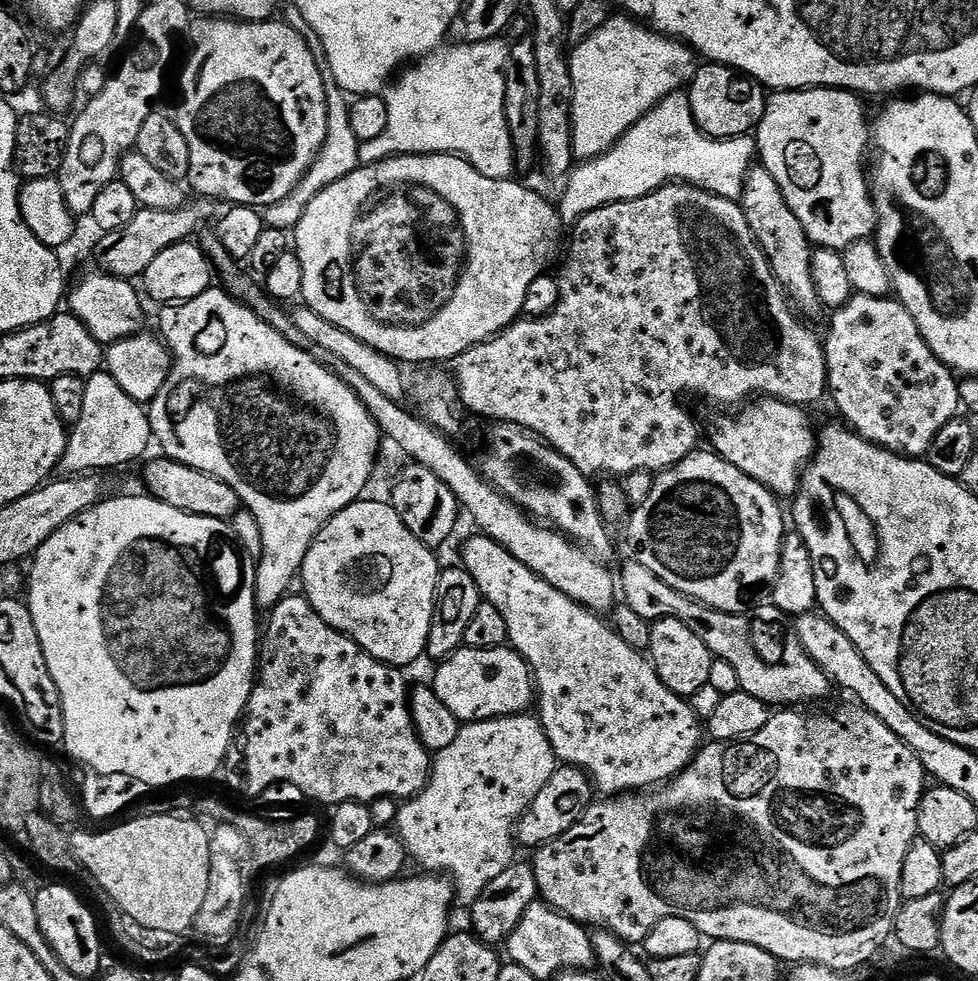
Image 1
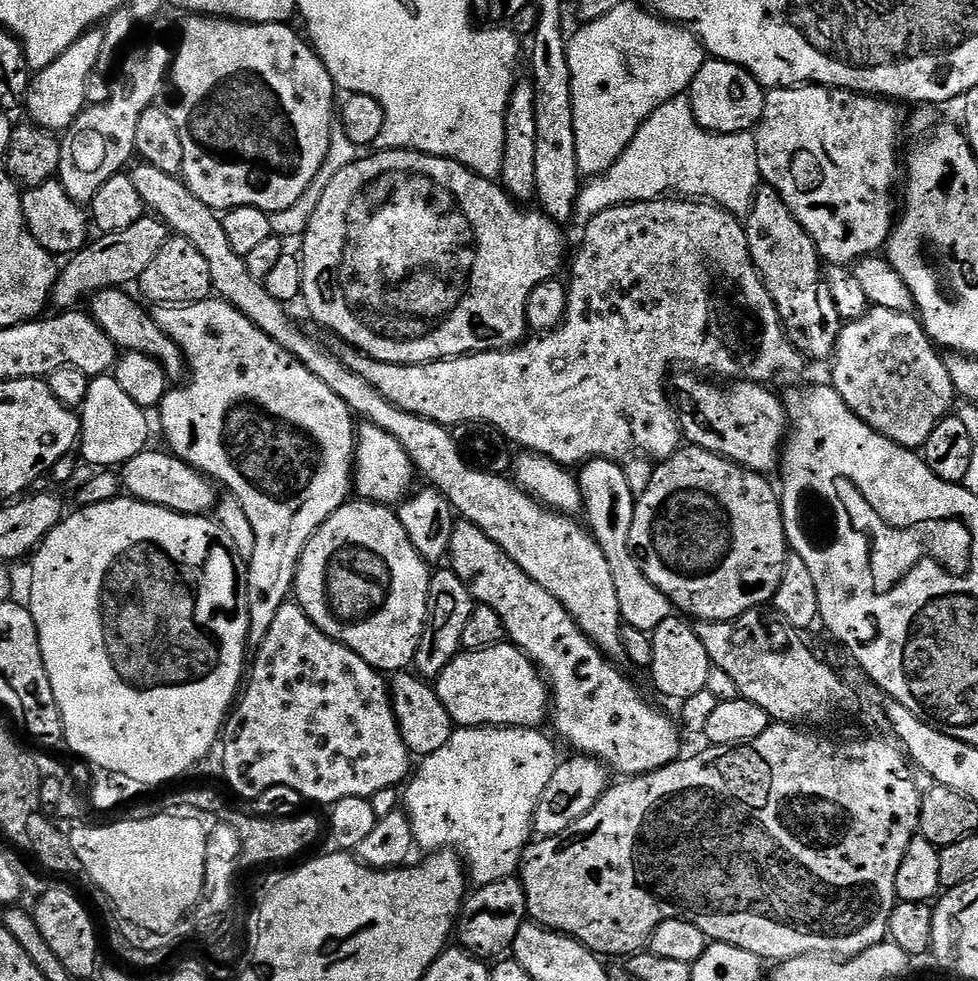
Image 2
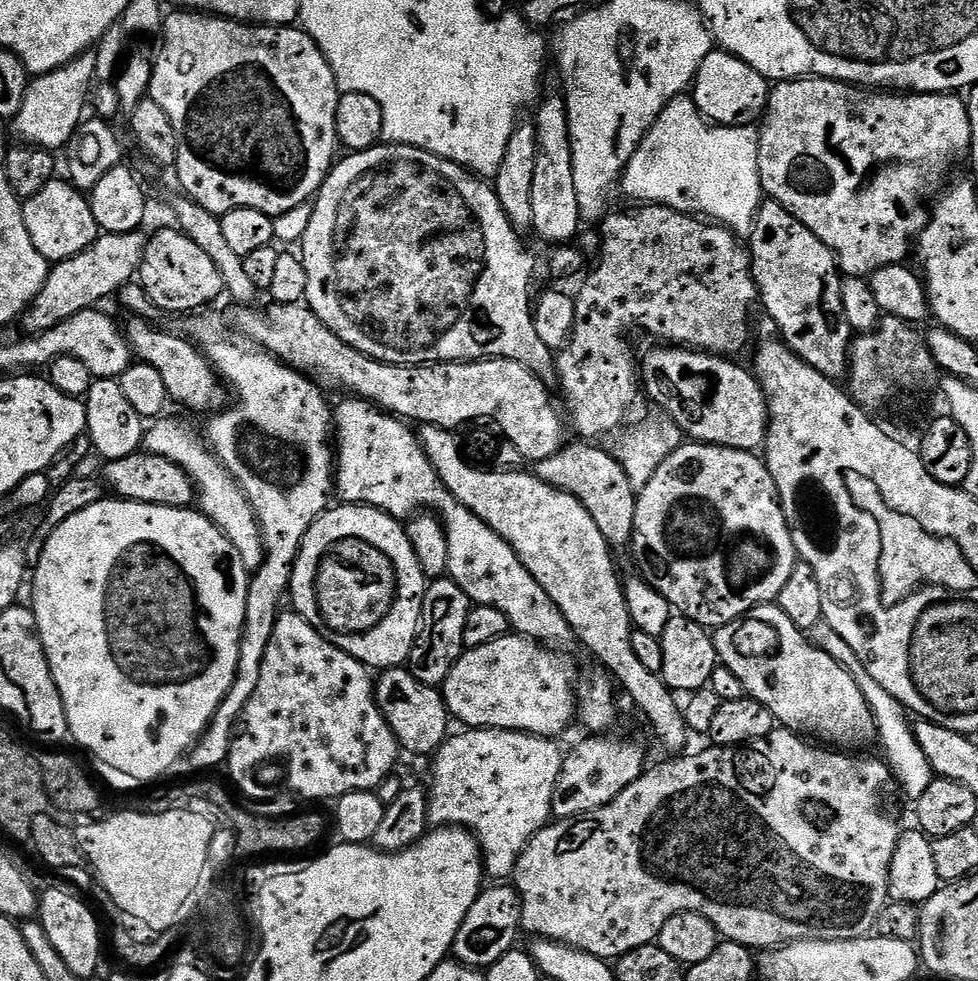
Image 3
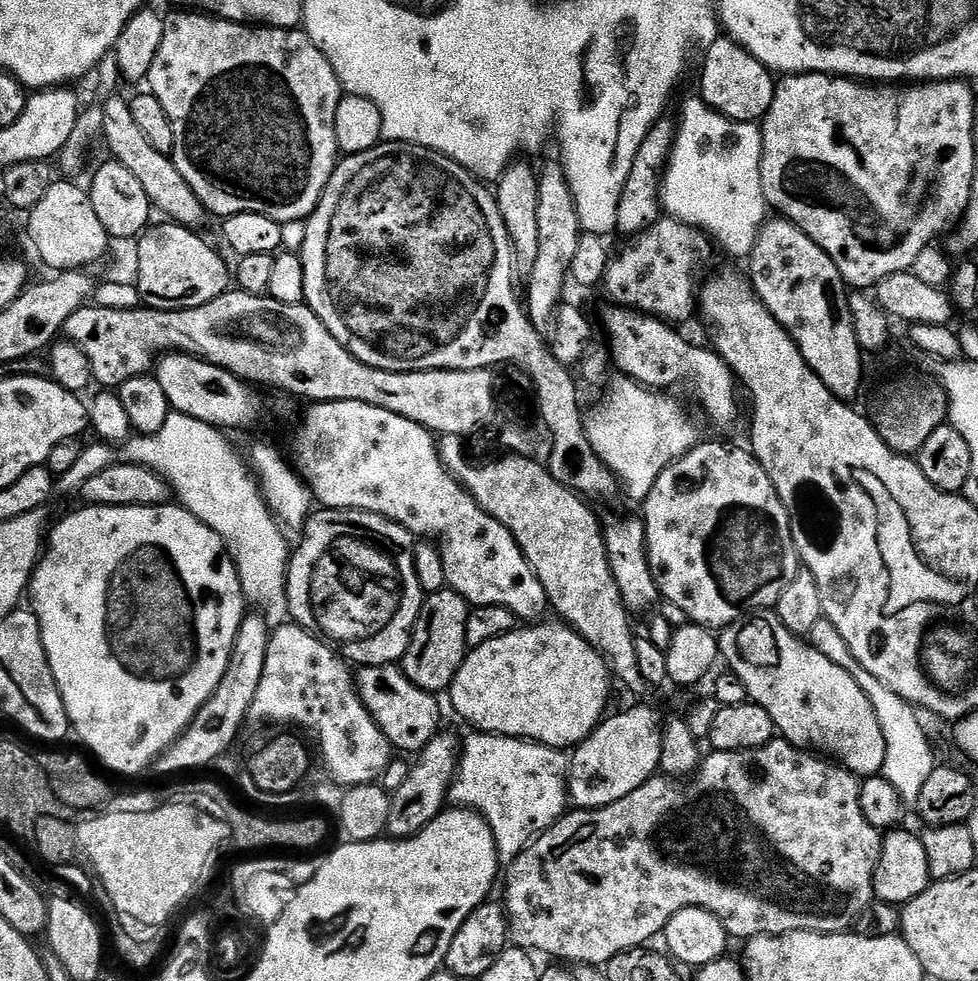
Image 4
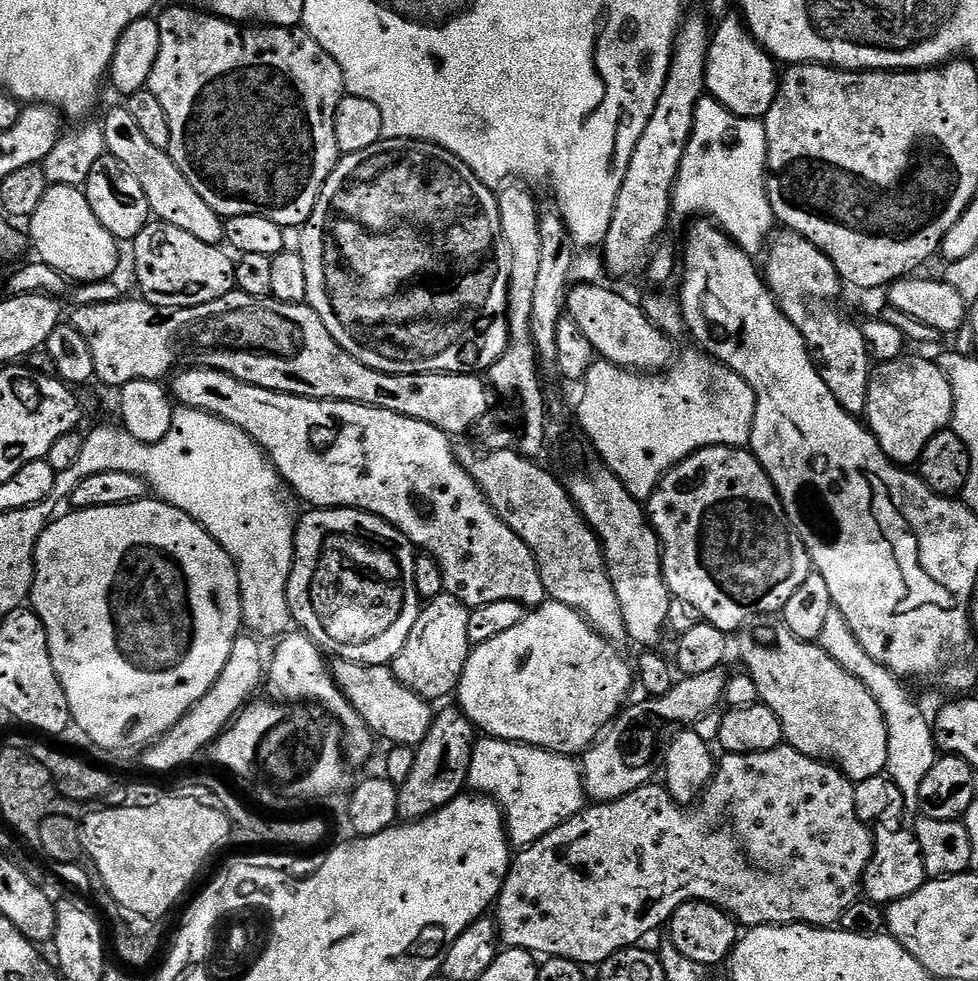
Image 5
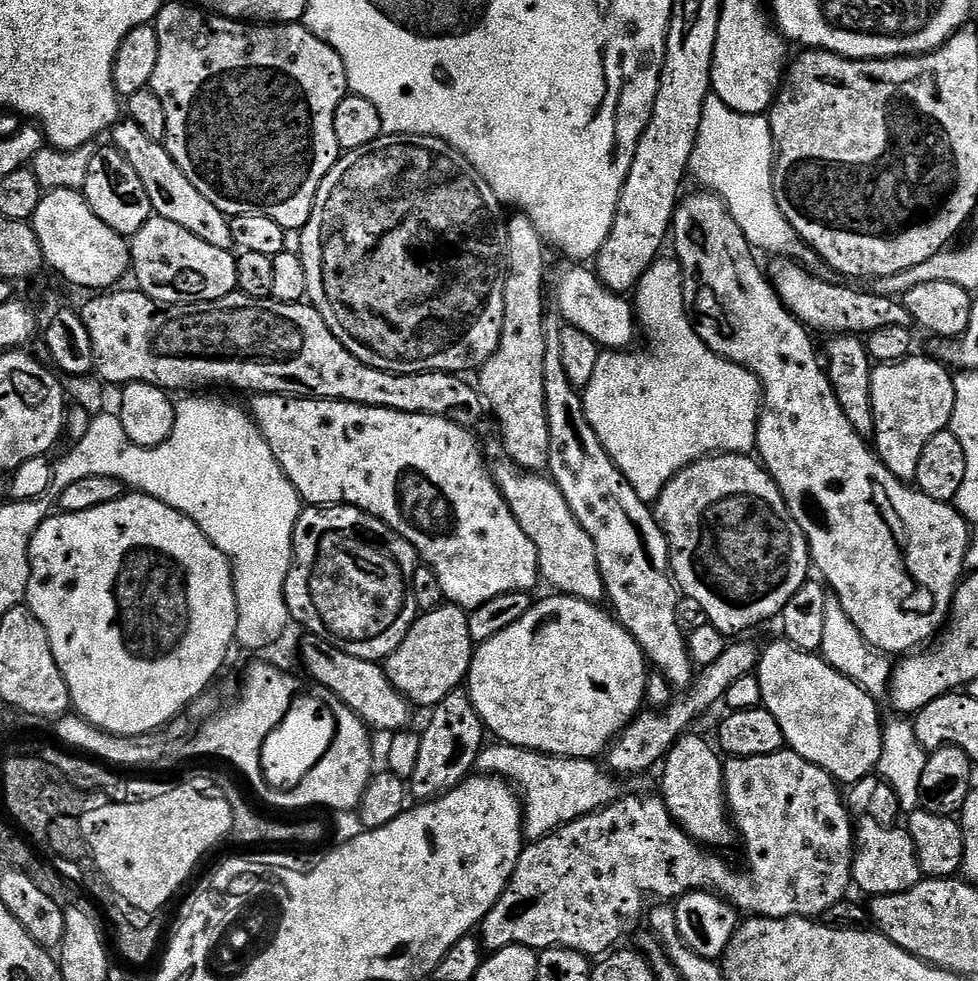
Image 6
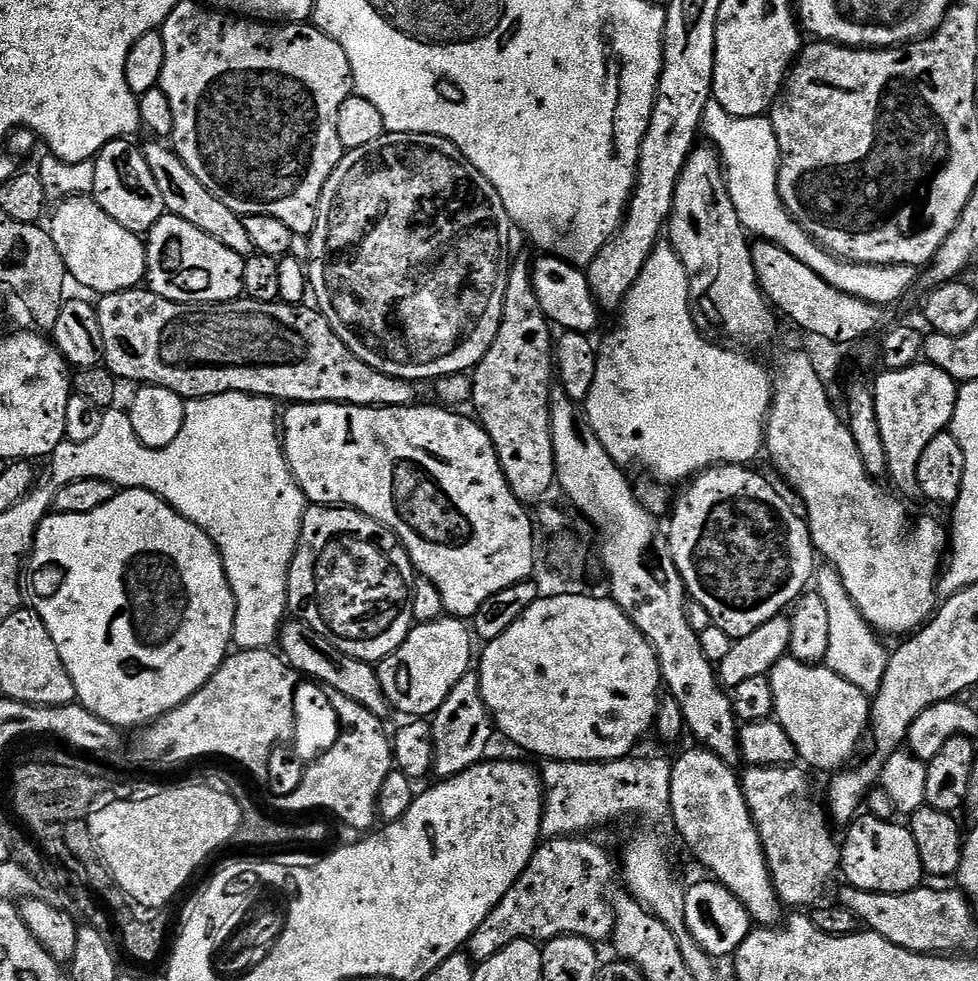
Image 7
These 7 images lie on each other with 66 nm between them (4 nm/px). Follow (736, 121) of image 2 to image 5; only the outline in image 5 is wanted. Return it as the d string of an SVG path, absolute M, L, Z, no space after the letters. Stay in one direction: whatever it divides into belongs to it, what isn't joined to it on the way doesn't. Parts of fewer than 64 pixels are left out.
M729 14L721 19L711 33L706 66L706 92L726 110L755 120L763 118L774 102L778 87L778 64L748 31L743 19L735 15Z

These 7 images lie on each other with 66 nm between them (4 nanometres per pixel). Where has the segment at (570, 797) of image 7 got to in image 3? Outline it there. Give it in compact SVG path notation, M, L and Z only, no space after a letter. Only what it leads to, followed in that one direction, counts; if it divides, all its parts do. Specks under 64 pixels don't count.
M474 728L449 735L434 754L432 788L428 792L428 819L436 826L471 830L484 857L489 877L507 881L522 850L552 816L552 795L565 753L559 743L526 732Z

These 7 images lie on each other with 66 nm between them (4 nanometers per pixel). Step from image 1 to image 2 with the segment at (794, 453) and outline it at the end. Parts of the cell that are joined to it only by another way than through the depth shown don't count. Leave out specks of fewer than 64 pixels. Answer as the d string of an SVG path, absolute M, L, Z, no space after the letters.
M700 374L684 375L688 376L676 380L680 389L670 396L674 411L680 417L683 439L689 445L725 456L752 472L768 474L771 468L773 471L782 459L782 445L790 427L783 399L762 384L728 382L721 386Z

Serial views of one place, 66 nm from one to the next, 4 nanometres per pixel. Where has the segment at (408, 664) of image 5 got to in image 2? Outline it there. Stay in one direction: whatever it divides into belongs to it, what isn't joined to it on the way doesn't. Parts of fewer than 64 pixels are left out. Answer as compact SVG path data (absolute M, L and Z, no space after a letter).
M444 567L436 570L441 572L433 571L428 581L428 621L414 661L415 671L424 678L440 676L442 670L446 670L448 663L461 651L462 630L466 630L466 621L470 619L474 607L472 596L462 578L458 578L451 567Z

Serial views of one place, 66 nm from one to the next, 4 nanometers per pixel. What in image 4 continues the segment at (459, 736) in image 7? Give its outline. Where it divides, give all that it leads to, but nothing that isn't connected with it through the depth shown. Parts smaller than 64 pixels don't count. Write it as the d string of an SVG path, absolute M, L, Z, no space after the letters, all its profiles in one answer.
M441 730L433 740L415 757L409 767L406 782L397 792L391 793L390 818L386 818L386 833L393 840L405 840L418 834L435 816L445 811L449 801L448 792L452 788L452 780L456 776L456 767L460 765L462 744L452 732Z

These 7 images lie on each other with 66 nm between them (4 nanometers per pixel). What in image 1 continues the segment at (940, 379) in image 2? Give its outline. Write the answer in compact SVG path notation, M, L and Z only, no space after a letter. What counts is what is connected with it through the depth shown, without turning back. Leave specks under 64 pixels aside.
M856 294L853 295L846 306L835 309L831 316L832 325L828 328L828 340L826 336L826 339L823 341L824 357L828 367L828 392L830 393L830 400L832 396L837 410L844 415L843 423L862 437L863 440L869 440L870 443L876 444L879 448L885 448L888 452L897 452L899 456L907 456L909 458L927 457L938 430L942 430L942 426L946 426L946 422L957 419L958 413L962 408L960 403L960 385L952 369L947 364L942 363L930 350L930 346L924 341L918 326L914 322L914 318L910 318L910 314L901 306L900 301L895 298Z

